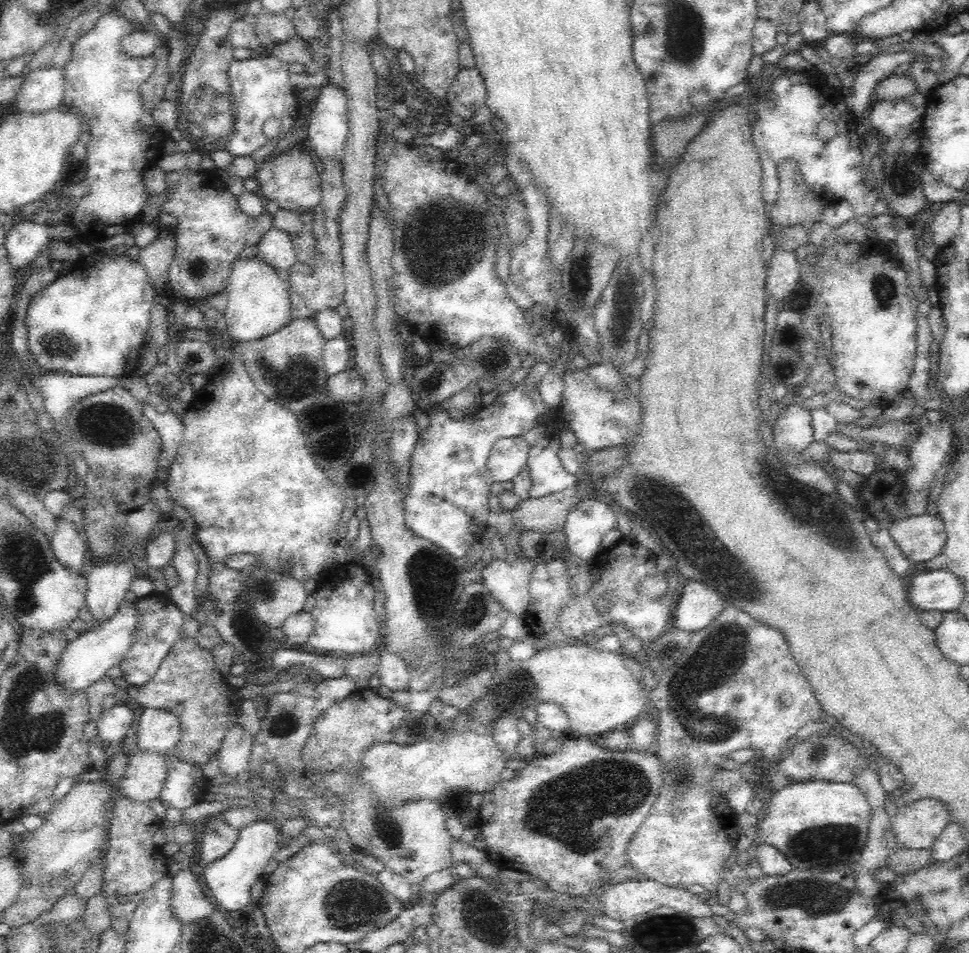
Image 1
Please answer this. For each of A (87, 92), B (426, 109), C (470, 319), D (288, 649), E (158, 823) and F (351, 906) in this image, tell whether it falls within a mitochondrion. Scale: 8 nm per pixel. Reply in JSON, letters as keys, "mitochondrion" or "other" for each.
{"A":"other","B":"mitochondrion","C":"other","D":"other","E":"other","F":"mitochondrion"}

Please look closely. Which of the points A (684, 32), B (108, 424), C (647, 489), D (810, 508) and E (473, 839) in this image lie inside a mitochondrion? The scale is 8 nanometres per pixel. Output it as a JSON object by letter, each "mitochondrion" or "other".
{"A":"mitochondrion","B":"mitochondrion","C":"mitochondrion","D":"mitochondrion","E":"other"}

